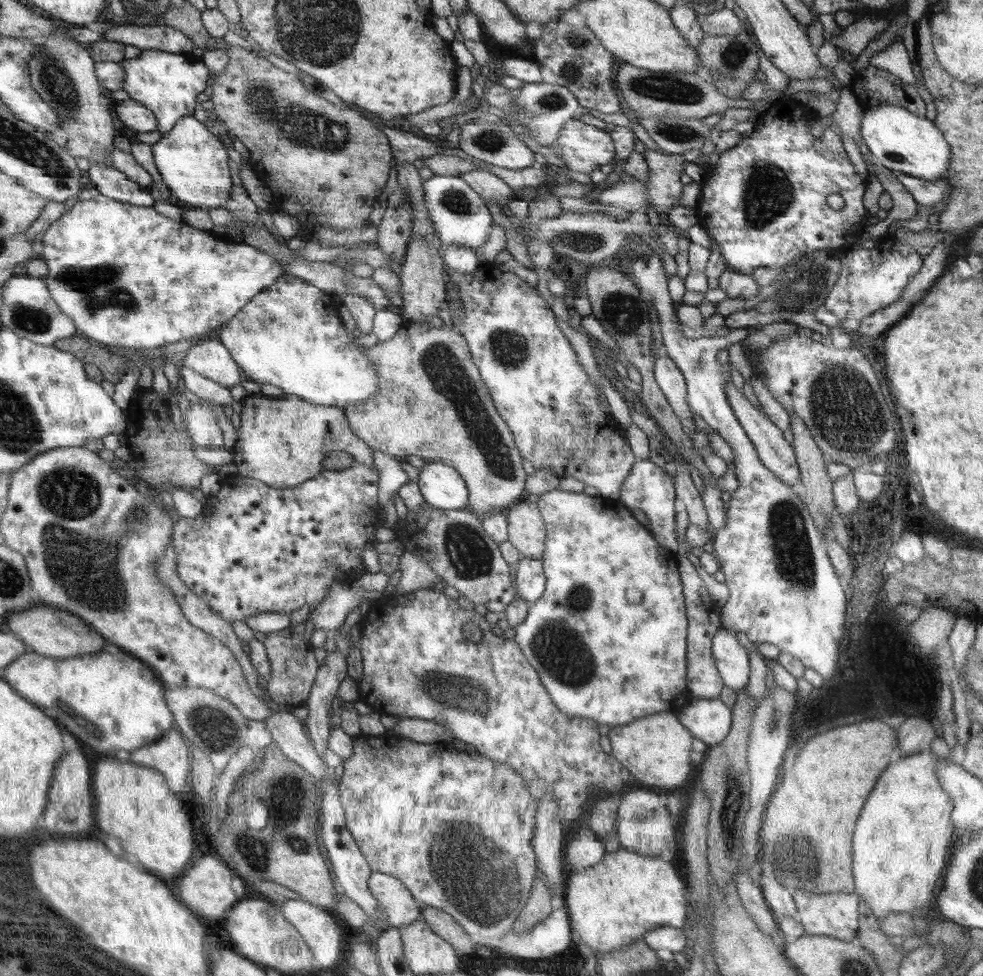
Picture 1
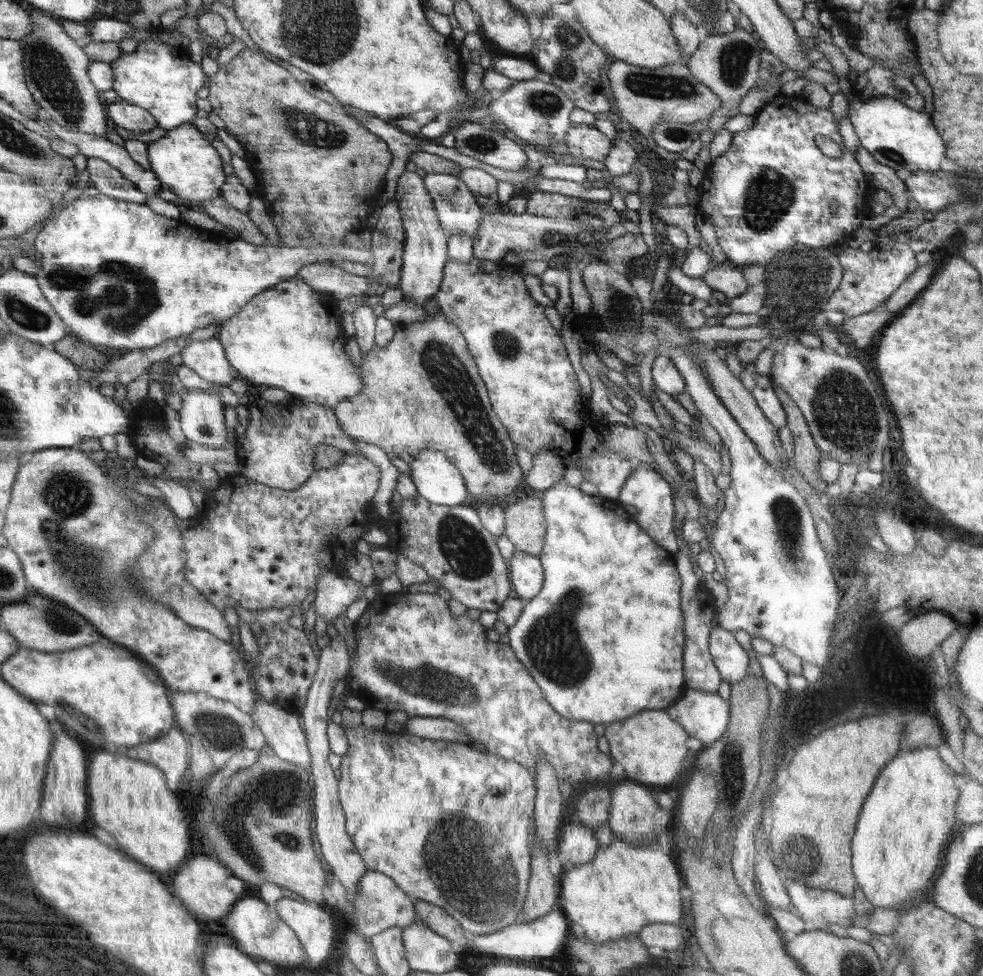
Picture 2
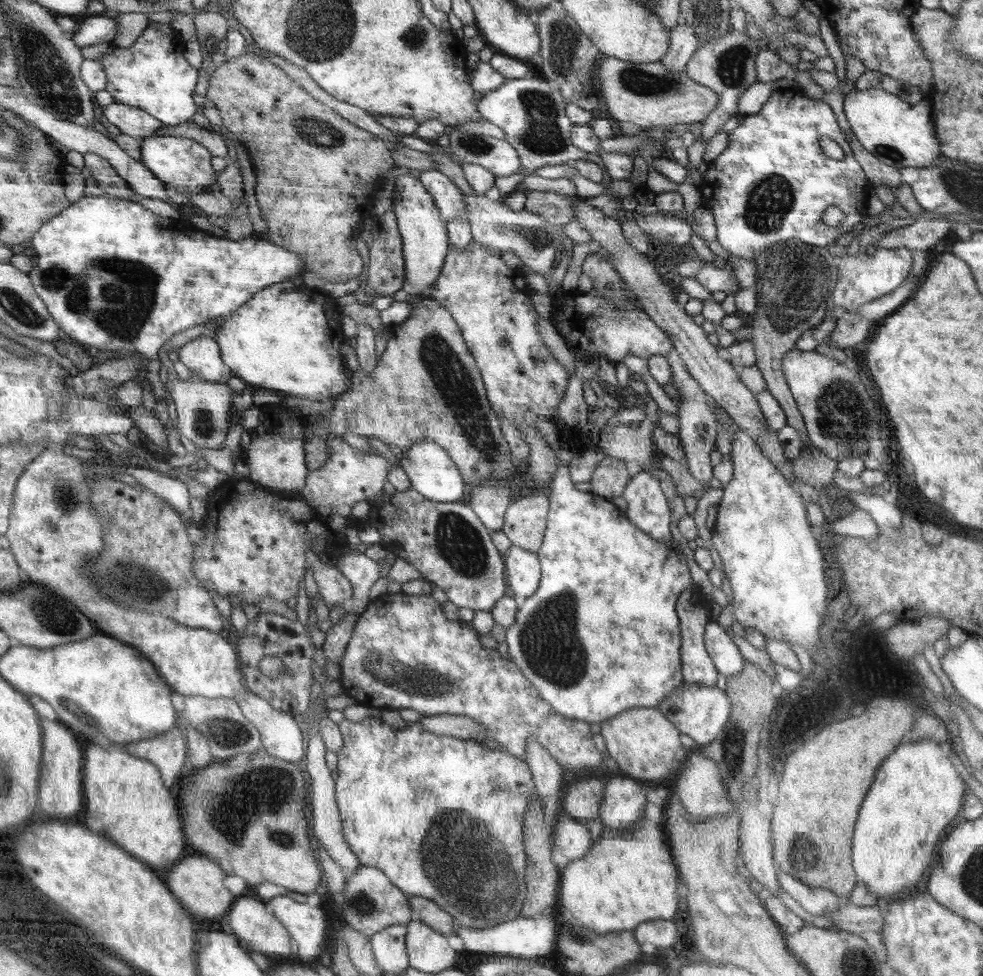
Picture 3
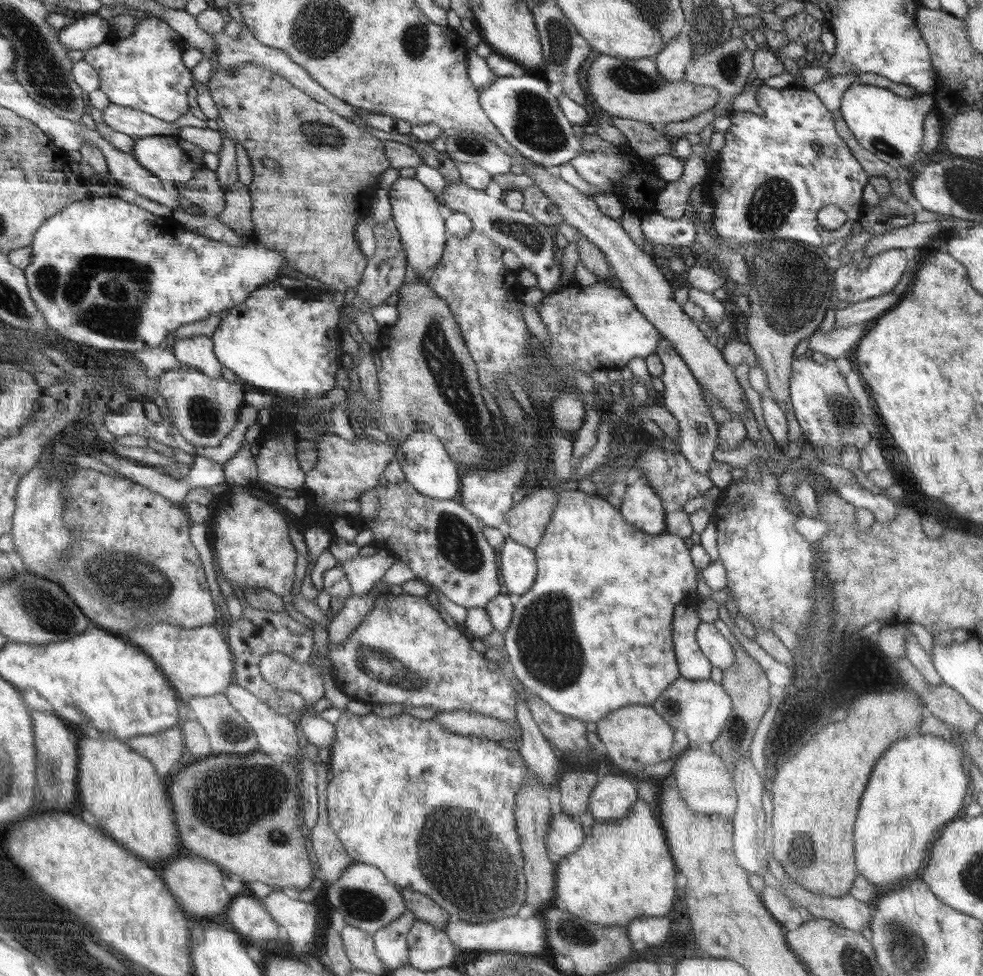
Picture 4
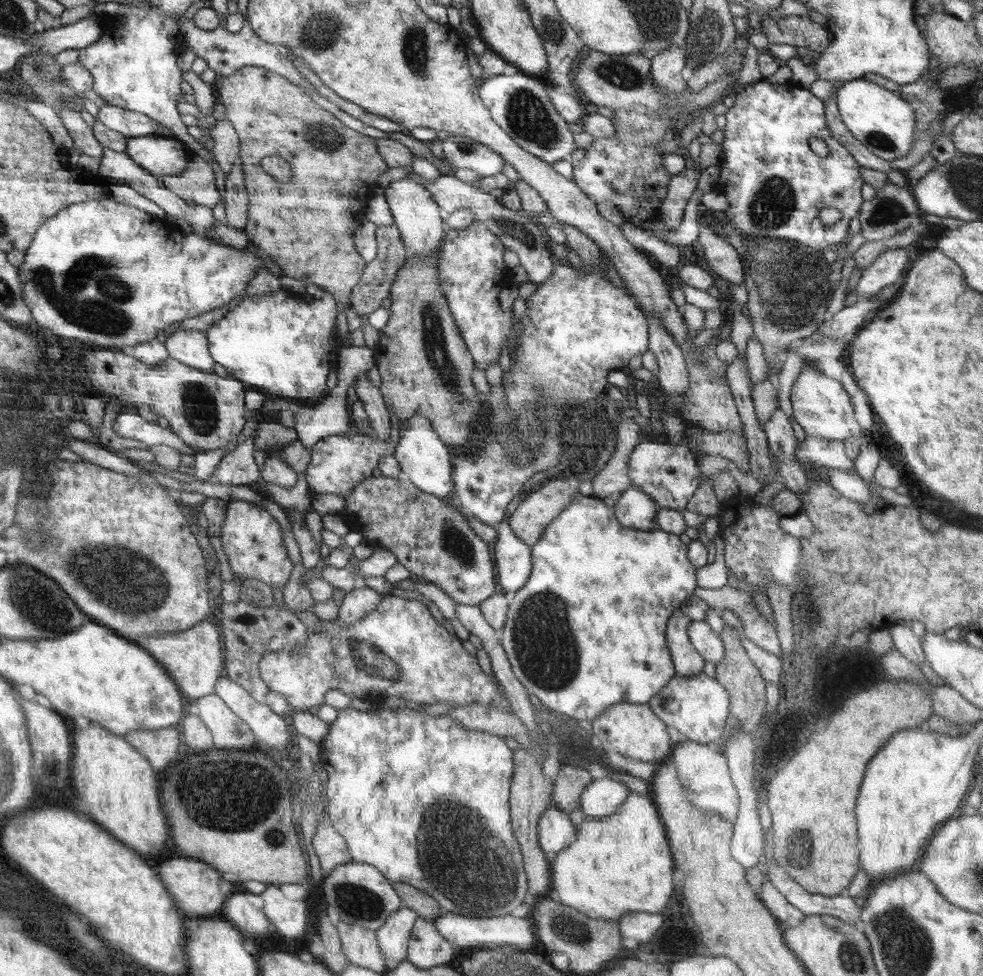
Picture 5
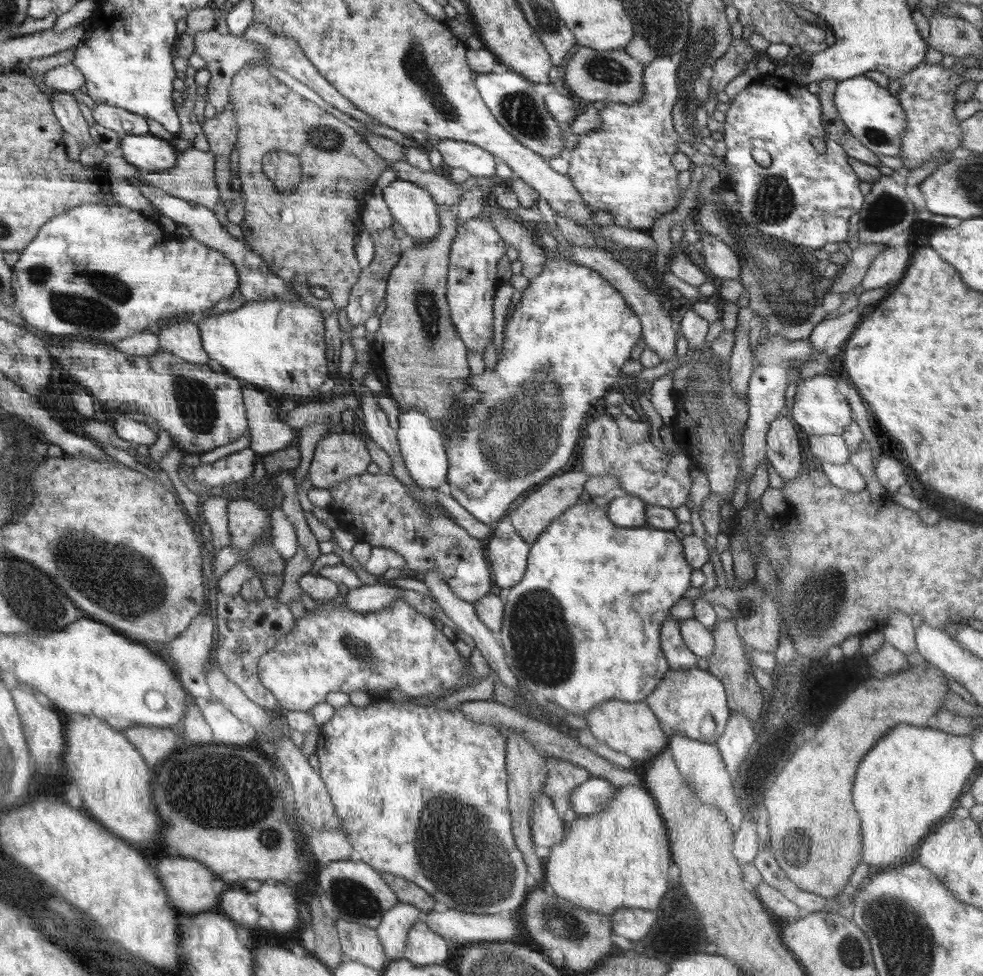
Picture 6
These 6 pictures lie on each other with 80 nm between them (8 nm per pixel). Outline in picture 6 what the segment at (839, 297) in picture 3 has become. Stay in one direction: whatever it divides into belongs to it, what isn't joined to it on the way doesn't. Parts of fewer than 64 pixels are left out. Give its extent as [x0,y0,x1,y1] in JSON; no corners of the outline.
[860,243,909,290]

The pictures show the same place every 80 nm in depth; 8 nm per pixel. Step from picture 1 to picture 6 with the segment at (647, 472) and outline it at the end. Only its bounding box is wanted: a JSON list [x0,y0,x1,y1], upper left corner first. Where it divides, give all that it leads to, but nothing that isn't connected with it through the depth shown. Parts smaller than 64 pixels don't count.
[607,494,648,528]

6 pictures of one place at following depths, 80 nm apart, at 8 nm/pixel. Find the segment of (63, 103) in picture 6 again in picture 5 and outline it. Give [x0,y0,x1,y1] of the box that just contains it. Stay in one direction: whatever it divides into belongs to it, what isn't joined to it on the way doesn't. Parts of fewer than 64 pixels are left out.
[58,108,103,164]

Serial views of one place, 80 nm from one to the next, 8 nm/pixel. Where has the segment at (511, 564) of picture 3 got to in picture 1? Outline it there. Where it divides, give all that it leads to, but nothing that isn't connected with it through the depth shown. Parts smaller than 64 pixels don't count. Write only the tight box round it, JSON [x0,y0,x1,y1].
[515,556,548,604]

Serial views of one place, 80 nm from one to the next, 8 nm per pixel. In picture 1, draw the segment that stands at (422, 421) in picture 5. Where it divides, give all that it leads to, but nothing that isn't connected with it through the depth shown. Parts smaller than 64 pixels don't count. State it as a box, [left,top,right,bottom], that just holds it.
[419,461,469,510]

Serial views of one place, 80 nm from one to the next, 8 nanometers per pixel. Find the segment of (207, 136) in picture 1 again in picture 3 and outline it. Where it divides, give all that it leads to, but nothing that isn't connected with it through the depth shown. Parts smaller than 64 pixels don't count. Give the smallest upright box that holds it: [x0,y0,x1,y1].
[141,136,216,194]

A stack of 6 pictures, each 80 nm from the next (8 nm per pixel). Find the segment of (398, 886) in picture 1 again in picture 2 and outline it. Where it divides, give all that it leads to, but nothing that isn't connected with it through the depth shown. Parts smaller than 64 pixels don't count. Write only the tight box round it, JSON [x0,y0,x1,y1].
[352,869,417,938]

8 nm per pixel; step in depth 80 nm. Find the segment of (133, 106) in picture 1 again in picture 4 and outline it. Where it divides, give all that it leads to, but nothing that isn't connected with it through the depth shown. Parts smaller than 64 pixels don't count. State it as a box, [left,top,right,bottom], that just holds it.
[102,103,207,139]

